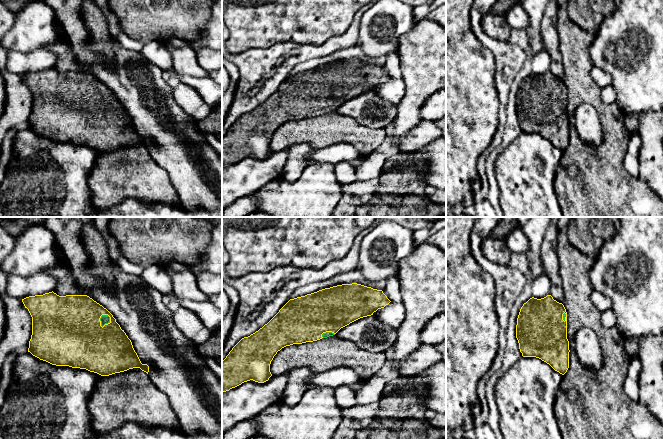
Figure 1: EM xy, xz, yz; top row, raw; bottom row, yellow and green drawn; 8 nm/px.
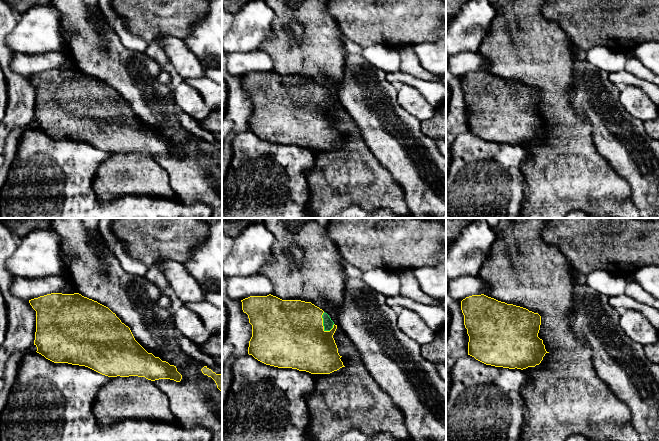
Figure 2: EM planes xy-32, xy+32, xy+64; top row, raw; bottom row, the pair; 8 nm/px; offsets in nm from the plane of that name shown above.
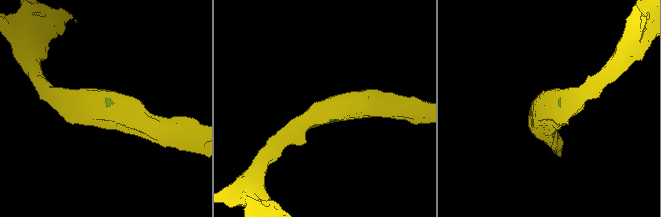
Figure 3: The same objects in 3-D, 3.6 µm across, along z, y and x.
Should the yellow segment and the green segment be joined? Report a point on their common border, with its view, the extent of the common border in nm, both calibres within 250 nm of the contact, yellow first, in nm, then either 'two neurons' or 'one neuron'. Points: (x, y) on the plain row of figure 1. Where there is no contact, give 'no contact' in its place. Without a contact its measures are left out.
xy (110, 97) | 120 nm | 380/80 nm | one neuron

